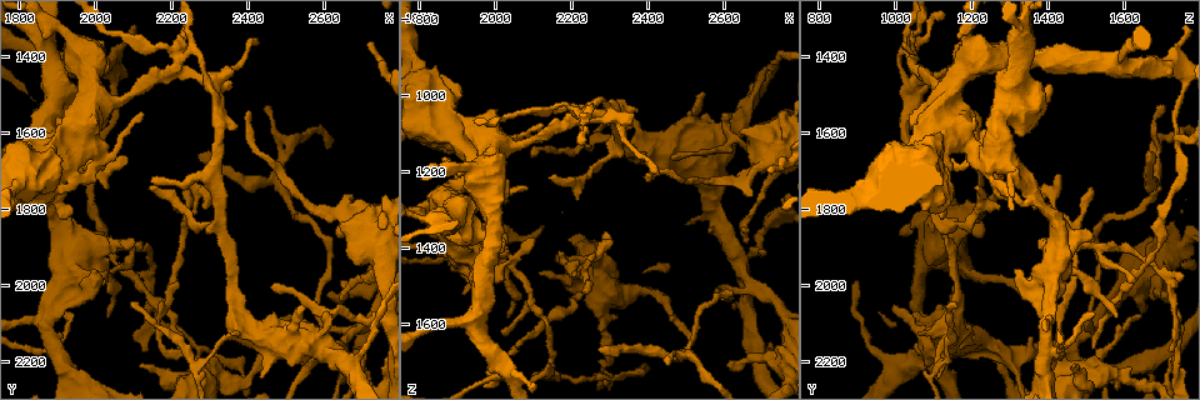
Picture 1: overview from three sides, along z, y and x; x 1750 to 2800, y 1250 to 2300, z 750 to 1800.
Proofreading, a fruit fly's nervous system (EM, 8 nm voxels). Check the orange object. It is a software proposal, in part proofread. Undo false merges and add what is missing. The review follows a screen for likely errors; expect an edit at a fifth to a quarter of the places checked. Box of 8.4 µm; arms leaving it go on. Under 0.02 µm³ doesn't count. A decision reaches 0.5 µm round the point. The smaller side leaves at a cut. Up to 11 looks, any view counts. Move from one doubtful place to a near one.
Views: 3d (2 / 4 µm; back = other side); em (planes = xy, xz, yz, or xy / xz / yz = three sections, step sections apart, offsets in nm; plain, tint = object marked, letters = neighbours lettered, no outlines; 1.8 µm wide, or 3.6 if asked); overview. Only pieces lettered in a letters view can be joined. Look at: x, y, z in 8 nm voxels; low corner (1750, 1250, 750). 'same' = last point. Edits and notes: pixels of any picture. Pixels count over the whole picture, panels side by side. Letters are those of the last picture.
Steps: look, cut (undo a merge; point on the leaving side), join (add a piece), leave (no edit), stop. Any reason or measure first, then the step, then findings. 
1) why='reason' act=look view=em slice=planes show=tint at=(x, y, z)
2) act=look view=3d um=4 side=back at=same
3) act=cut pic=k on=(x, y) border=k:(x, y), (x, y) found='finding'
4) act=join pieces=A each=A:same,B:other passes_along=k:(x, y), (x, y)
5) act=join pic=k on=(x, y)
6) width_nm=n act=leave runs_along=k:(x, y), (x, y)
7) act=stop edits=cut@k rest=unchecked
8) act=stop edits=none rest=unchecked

why='free end' act=look view=em slice=xy step=4 show=letters at=(2040, 2075, 1575)

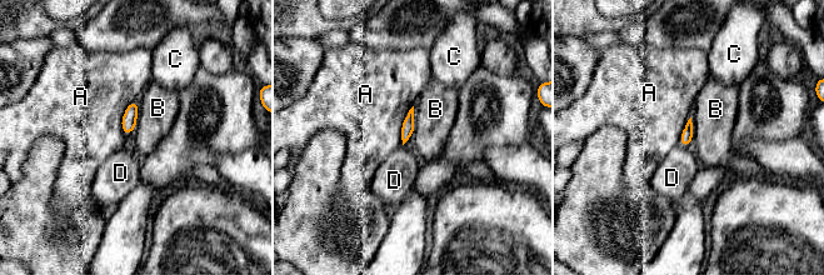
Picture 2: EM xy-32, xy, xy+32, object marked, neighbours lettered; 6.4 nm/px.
why='cut it another way' act=look view=em slice=planes show=letters at=same

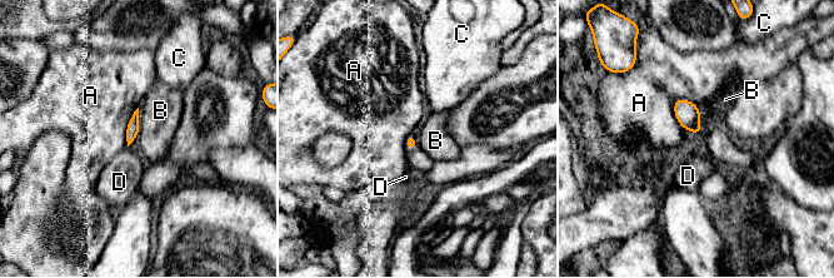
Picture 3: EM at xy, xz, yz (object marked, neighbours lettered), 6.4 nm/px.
act=leave each=A:other,B:other,C:other,D:other border=3:(139, 108), (139, 134), (136, 137) found='no lettered piece goes on from it'

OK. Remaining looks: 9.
why='a narrow waist' act=look view=em slice=xz step=4 show=letters at=(1890, 1795, 1390)

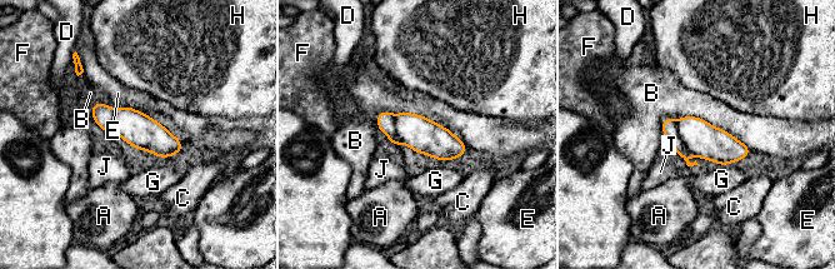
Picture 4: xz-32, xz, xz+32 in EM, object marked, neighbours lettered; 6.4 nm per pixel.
act=cut pic=4 on=(704, 140) each=A:other,B:other,C:other,D:other,E:other,F:other,G:other,H:other,J:other border=4:(675, 123), (679, 138), (689, 149) found='a second cell is stuck on'

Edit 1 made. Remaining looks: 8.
why='redraw' act=look view=overview

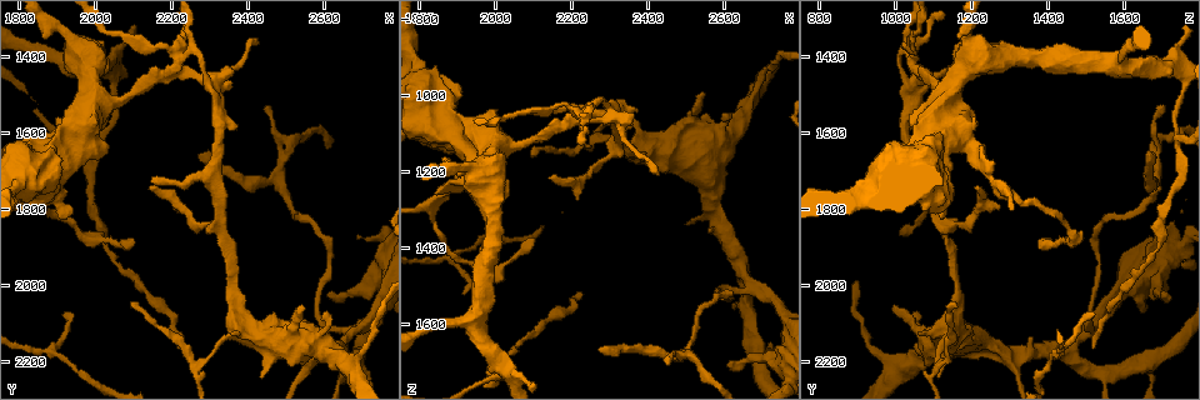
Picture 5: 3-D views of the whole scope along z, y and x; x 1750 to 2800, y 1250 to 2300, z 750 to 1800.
why='three-way junction' act=look view=3d um=4 side=back at=(2680, 2195, 1660)

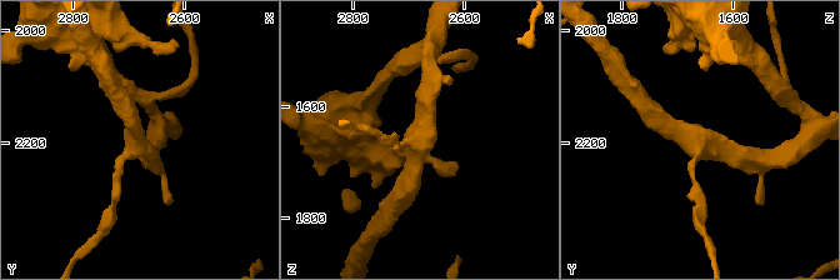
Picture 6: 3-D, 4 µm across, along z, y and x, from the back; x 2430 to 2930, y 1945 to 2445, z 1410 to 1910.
arms=3 act=look view=em slice=xy step=8 show=tint at=(2685, 2200, 1665)

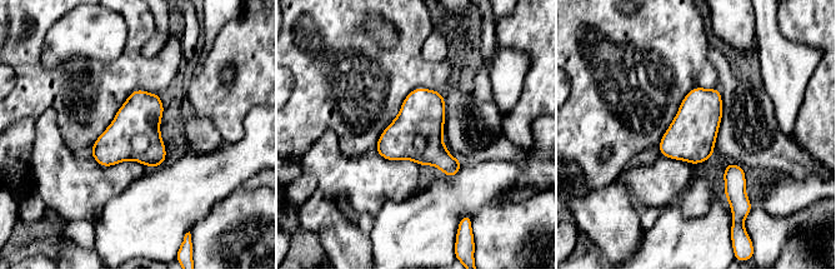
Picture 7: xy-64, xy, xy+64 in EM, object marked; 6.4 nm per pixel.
act=look view=em slice=planes show=letters at=same

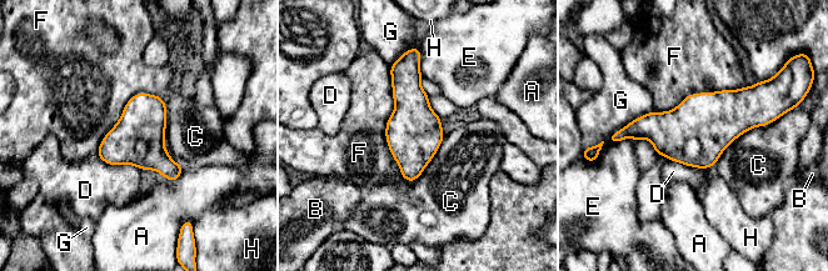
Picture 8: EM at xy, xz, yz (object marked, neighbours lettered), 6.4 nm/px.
longest_contact=F:600nm act=leave each=A:other,B:other,C:other,D:other,E:other,F:other,G:other,H:other found='all the same cell'

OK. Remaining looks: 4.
why='sharp bend' act=look view=em slice=yz step=8 show=tint at=(2485, 1735, 1690)

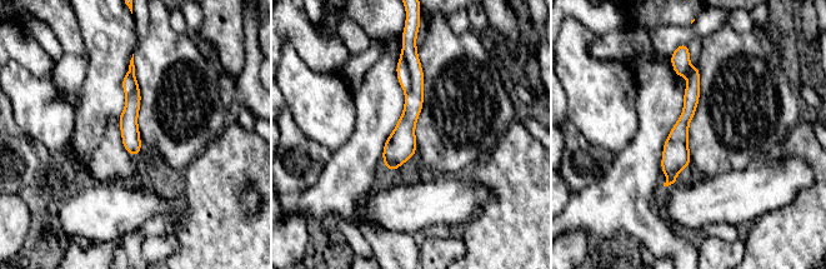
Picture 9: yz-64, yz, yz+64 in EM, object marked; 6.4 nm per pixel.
why='another direction' act=look view=em slice=planes show=letters at=same

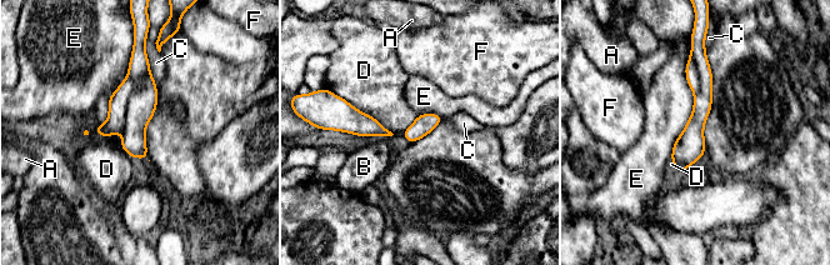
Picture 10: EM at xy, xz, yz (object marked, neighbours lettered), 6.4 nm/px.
act=cut pic=10 on=(141, 104) each=A:other,B:other,C:other,D:other,E:other,F:other border=10:(129, 75), (135, 89), (121, 130) found='two cells meet here'

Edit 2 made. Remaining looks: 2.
act=stop edits=cut@4,cut@10 rest=unchecked

